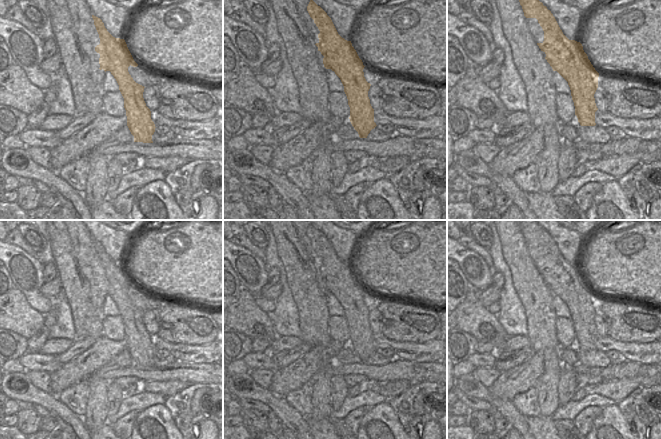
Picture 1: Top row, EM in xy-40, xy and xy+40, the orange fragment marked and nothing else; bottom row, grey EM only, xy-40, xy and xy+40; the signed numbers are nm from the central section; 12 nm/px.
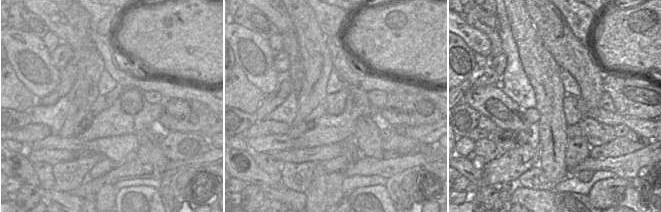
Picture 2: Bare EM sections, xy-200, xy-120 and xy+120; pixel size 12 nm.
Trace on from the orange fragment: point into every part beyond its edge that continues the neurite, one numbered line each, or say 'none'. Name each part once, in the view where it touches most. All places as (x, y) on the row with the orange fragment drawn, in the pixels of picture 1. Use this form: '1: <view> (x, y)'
none

